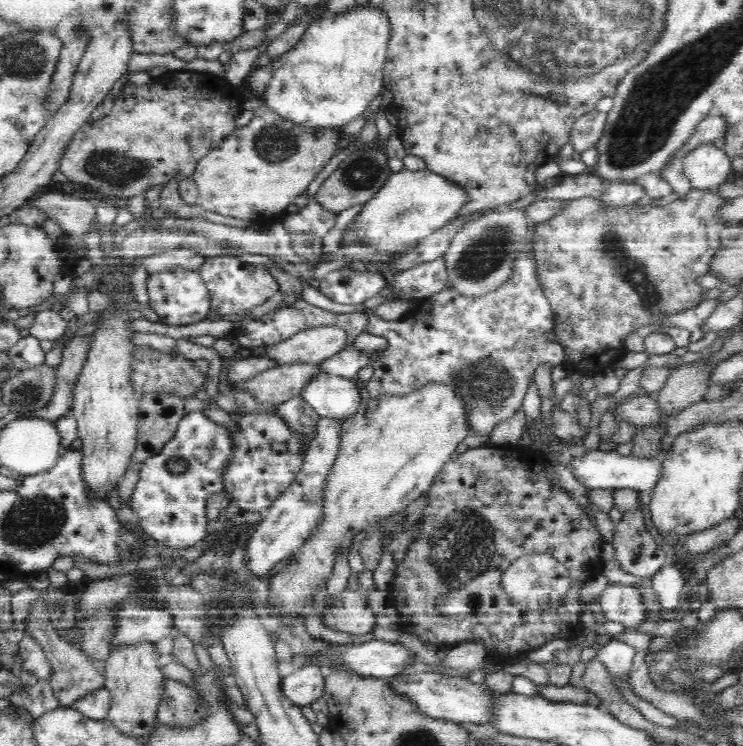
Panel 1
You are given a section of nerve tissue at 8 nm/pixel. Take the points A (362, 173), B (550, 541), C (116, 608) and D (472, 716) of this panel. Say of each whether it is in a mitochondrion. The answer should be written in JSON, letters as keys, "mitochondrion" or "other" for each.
{"A":"mitochondrion","B":"other","C":"other","D":"other"}

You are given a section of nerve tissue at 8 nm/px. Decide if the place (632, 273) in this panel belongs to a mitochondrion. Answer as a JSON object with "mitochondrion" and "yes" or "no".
{"mitochondrion":"yes"}

